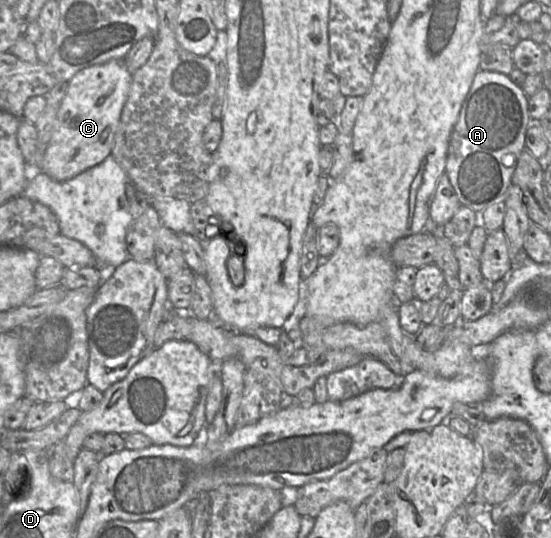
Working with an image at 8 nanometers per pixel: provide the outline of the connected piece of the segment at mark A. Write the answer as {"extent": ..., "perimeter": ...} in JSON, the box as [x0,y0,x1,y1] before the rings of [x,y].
{"extent":[445,69,533,212],"perimeter":[[[481,69],[476,73],[451,133],[445,168],[461,205],[481,212],[491,204],[504,201],[504,195],[512,184],[518,159],[526,148],[527,128],[533,121],[528,109],[528,99],[523,89],[509,75]]]}

